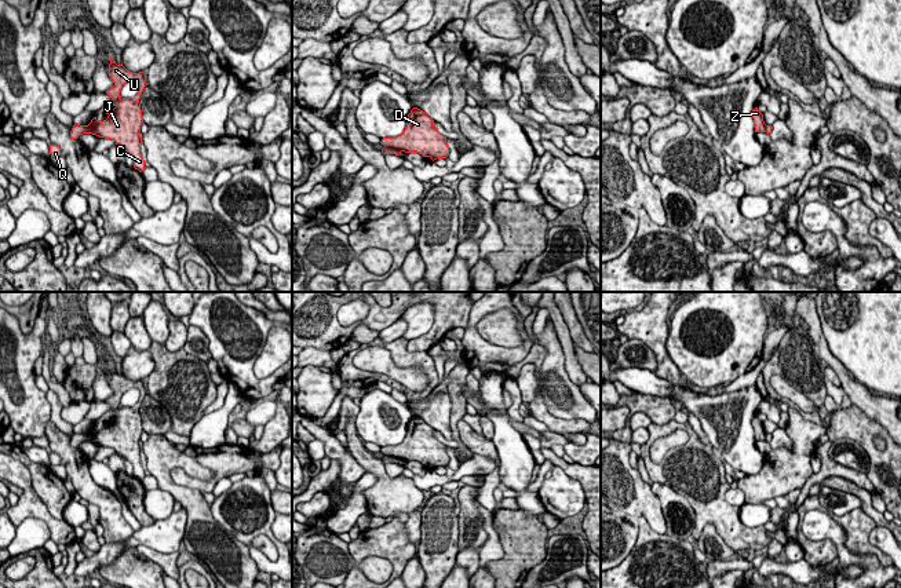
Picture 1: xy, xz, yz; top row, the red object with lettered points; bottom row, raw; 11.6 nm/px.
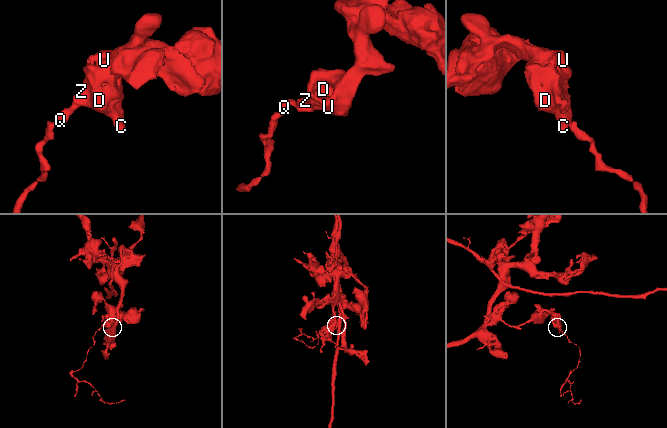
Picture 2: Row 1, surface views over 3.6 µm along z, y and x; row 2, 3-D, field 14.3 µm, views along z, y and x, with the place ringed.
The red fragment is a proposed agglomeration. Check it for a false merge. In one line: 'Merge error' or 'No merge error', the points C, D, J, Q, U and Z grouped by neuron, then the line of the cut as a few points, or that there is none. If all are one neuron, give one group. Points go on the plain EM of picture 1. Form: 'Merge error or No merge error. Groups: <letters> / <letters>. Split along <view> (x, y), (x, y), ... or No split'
Merge error. Groups: C D J U Z / Q. Split along xz (385, 455), (401, 459)

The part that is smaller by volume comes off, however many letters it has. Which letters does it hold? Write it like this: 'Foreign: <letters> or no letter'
Foreign: Q

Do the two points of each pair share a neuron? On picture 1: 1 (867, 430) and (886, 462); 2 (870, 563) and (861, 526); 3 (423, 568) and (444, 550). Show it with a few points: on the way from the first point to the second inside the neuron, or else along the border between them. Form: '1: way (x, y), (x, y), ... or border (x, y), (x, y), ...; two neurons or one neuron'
1: way (867, 438), (867, 444), (878, 455); one neuron
2: border (843, 530), (849, 550), (871, 552), (886, 568); two neurons
3: way (429, 565), (438, 555); one neuron

